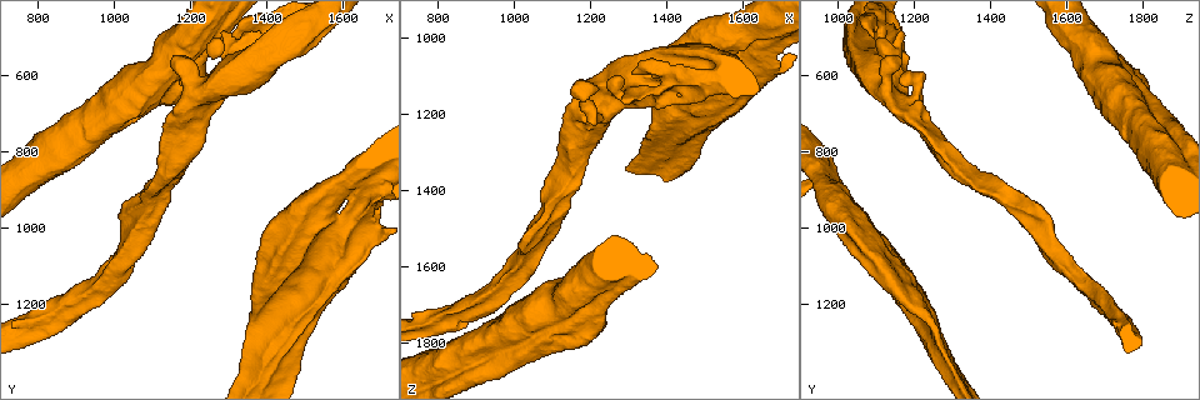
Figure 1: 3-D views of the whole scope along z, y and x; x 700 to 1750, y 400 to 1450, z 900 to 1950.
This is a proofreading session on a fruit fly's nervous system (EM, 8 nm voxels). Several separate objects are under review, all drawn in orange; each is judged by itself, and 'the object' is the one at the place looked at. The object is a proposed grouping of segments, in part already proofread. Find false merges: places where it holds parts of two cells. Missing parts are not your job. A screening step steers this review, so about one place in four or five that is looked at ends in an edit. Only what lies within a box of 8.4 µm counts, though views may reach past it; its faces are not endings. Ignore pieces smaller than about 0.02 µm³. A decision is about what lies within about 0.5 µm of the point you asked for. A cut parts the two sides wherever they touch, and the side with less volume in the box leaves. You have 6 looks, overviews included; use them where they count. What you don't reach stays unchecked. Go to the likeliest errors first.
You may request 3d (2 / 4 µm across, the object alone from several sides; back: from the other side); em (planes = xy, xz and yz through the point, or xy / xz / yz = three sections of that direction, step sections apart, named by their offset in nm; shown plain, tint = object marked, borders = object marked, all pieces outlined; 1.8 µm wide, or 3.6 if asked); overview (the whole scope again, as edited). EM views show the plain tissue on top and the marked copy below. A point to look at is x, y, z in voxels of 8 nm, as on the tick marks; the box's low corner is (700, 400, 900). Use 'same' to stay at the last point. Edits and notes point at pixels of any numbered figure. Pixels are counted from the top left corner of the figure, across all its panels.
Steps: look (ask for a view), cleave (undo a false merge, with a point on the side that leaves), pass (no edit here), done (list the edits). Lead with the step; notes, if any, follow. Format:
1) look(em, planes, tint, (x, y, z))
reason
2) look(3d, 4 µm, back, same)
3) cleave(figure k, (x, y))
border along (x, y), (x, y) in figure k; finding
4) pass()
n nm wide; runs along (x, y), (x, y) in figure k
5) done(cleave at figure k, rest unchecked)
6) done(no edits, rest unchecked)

look(3d, 4 µm, (1355, 485, 1140))
closes a loop

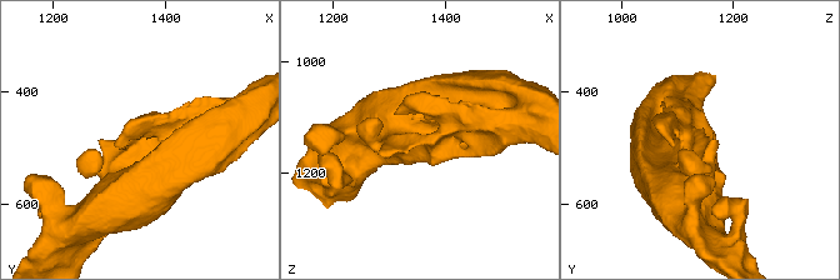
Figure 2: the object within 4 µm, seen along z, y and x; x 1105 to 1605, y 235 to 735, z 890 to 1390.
look(em, planes, tint, (1360, 485, 1140))
shape alone is not enough

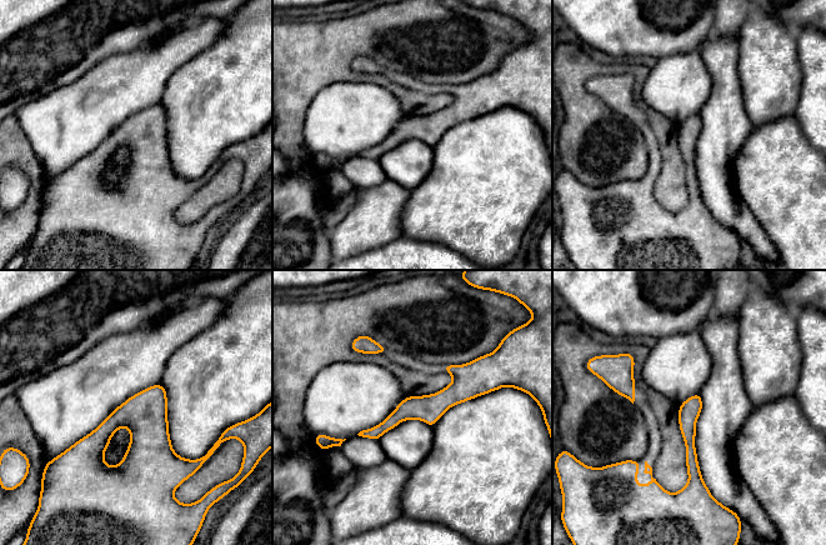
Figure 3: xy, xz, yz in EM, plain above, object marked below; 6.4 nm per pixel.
pass()
runs along (482, 384), (365, 434) in figure 3; all the same cell

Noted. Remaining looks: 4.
look(em, planes, tint, (1440, 1300, 1255))

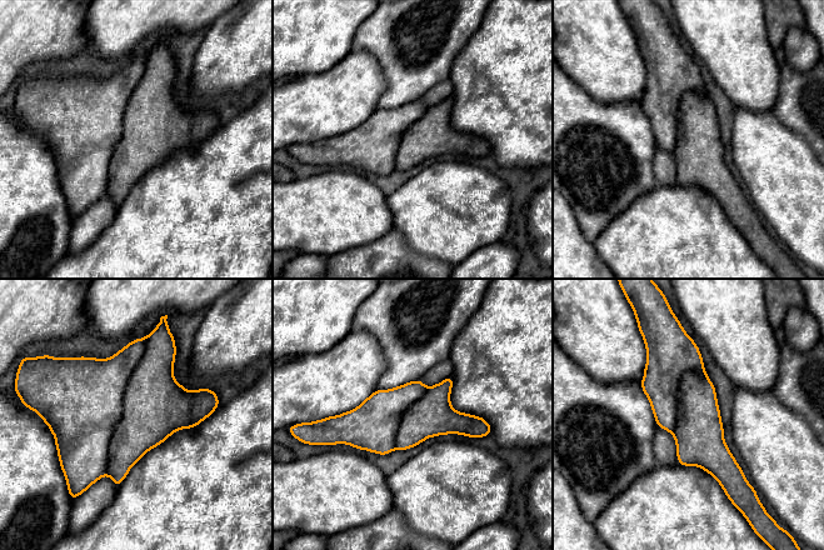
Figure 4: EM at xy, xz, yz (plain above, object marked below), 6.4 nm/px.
cleave(figure 4, (155, 405))
400 nm wide; border along (149, 336), (126, 386), (104, 474) in figure 4; a second cell is stuck on

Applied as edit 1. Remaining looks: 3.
look(3d, 4 µm, (1215, 575, 1730))

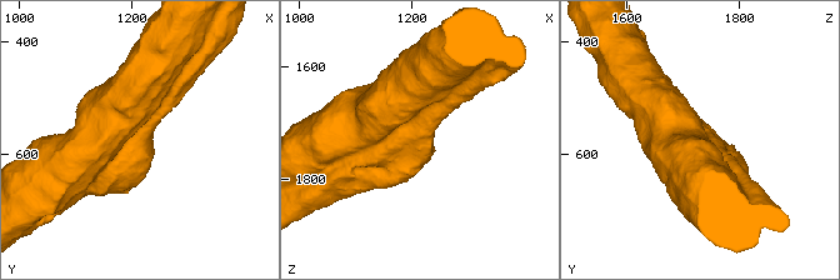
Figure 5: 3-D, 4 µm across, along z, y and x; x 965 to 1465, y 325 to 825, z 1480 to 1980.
look(em, yz, step 16, tint, (1210, 570, 1725))

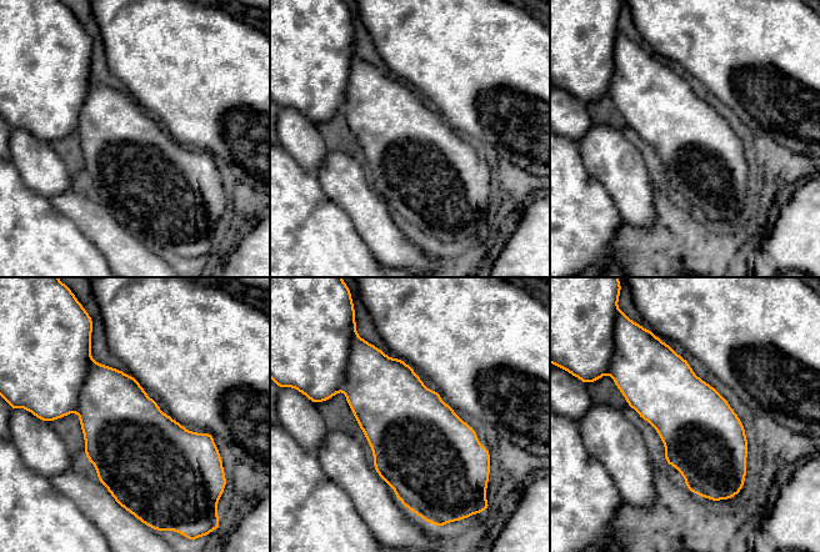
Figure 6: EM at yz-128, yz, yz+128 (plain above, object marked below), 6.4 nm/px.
look(em, planes, tint, same)
another direction

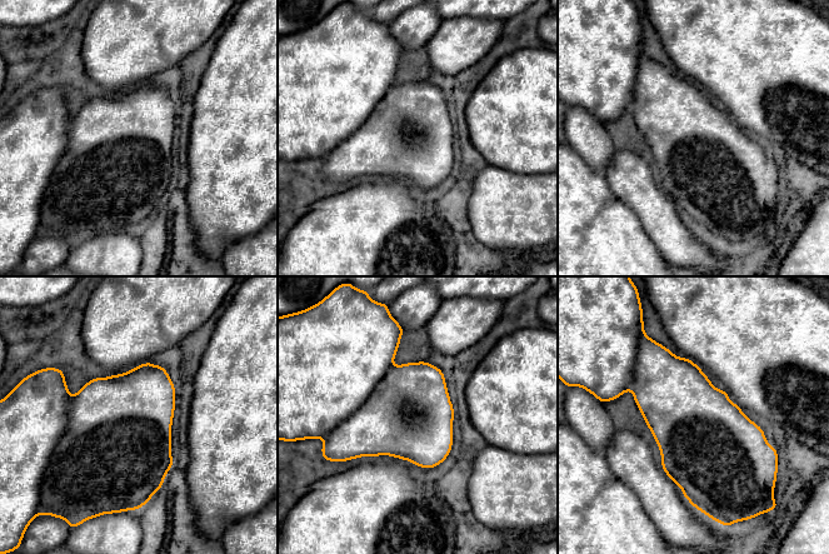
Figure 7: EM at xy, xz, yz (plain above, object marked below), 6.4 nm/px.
cleave(figure 7, (399, 418))
border along (391, 365), (373, 392), (331, 430) in figure 7; two cells meet here

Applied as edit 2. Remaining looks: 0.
done(cleave at figure 4, cleave at figure 7, rest unchecked)

